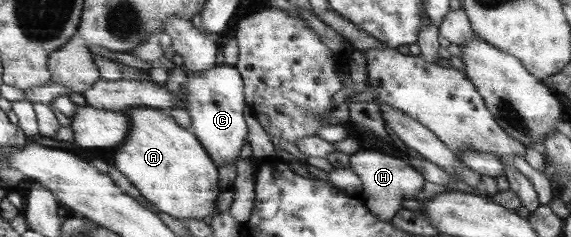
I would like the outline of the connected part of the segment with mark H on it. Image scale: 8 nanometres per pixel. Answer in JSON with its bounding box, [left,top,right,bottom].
[349,150,425,220]

